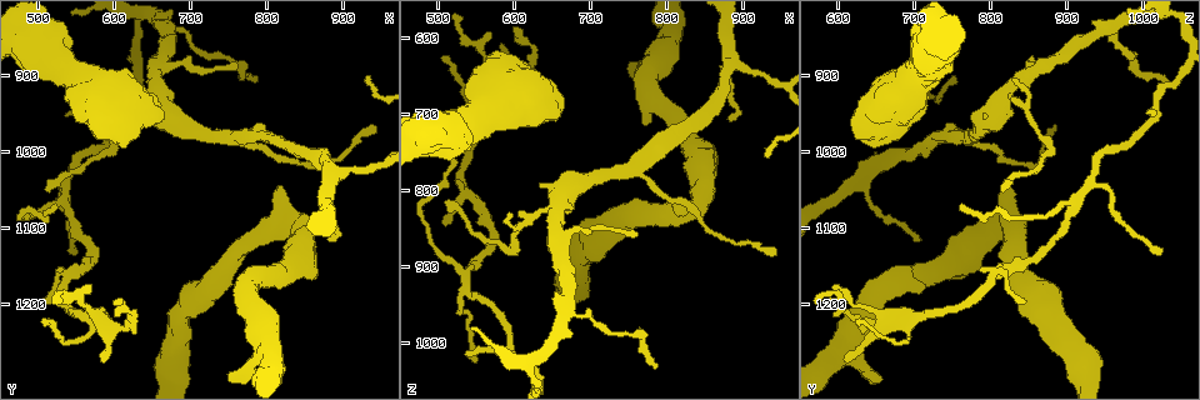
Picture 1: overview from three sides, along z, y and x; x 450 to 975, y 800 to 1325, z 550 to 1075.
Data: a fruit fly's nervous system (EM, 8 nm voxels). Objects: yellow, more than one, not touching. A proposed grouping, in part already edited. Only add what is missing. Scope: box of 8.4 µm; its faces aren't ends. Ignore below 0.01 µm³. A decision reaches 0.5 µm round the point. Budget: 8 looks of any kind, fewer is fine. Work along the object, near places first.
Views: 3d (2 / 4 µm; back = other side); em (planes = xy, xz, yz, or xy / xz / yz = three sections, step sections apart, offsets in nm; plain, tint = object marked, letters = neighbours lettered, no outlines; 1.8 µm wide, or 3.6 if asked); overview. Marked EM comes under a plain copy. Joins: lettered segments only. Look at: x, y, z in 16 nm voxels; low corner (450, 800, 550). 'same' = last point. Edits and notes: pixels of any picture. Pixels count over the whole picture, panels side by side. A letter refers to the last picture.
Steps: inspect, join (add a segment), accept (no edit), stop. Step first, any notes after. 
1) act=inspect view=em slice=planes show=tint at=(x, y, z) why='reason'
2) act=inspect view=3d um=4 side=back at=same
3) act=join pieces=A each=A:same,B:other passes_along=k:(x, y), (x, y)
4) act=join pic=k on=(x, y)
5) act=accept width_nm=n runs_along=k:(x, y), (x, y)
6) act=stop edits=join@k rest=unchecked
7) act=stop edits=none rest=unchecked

act=inspect view=3d um=2 at=(755, 1300, 640) why='an open end'

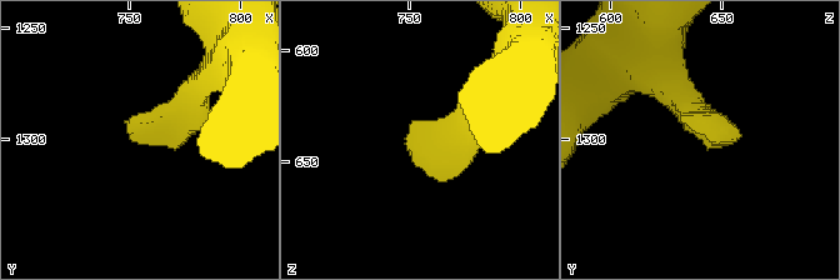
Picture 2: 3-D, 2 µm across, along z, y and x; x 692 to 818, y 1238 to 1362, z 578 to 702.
act=inspect view=em slice=xy step=16 show=letters at=(752, 1296, 642)

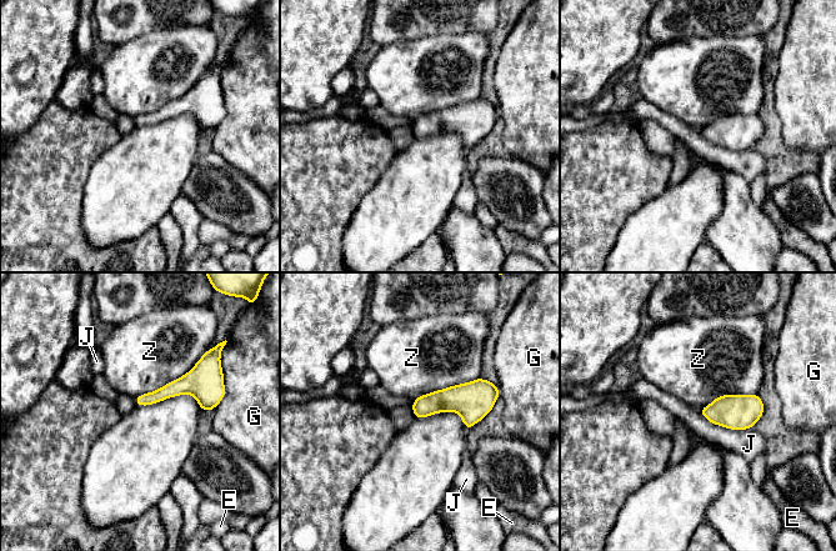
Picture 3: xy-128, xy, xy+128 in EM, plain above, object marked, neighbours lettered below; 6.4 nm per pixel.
act=accept longest_contact=Z:550nm each=E:other,G:other,J:other,Z:other border=3:(203, 355), (186, 372), (134, 399) found='no lettered segment goes on from it'

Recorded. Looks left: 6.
act=inspect view=em slice=planes show=letters at=(885, 1030, 635) why='four arms meet'

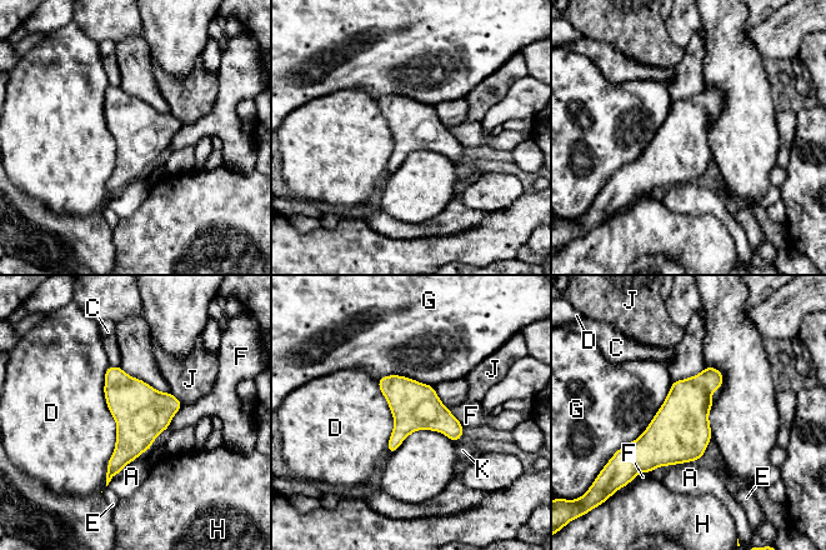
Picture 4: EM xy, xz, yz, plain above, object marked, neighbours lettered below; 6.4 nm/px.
act=accept each=A:other,C:other,D:other,E:other,F:other,G:other,H:other,J:other,K:other found='no lettered segment goes on from it'

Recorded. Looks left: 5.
act=inspect view=3d um=4 side=back at=(610, 995, 640) why='stops while still wide'

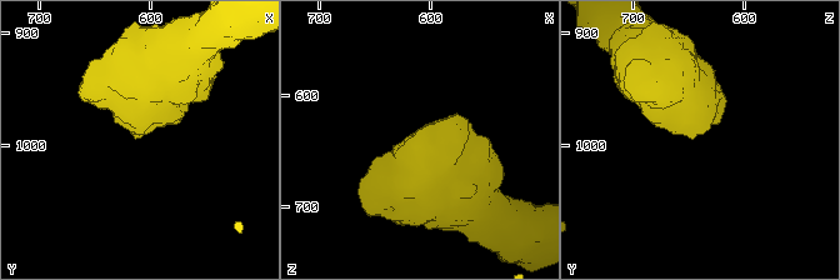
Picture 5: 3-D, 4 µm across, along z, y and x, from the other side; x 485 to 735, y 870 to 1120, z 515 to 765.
act=inspect view=em slice=planes show=letters at=(616, 994, 644) why='need the tissue'

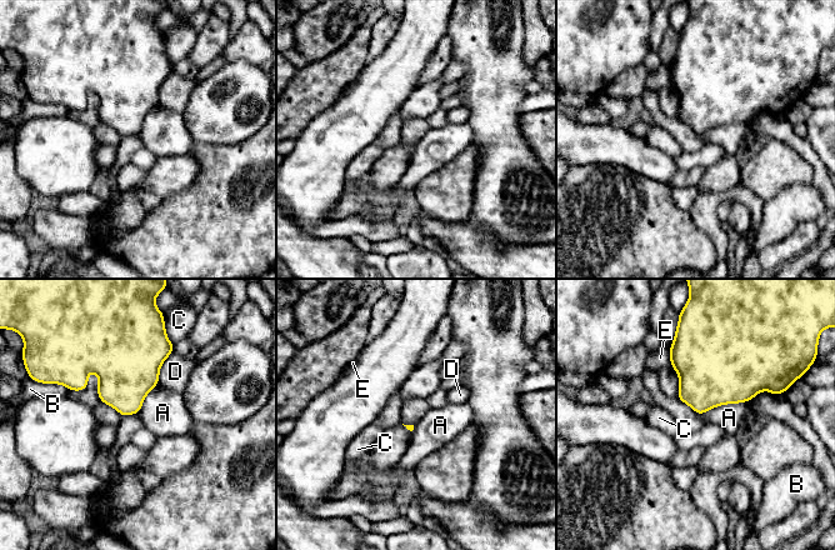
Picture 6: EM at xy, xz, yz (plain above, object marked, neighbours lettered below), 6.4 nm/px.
act=accept each=A:other,B:other,C:other,D:other,E:other found='no lettered segment goes on from it'

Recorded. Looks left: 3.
act=inspect view=em slice=xy step=16 show=letters at=(515, 1050, 815) why='thin end'

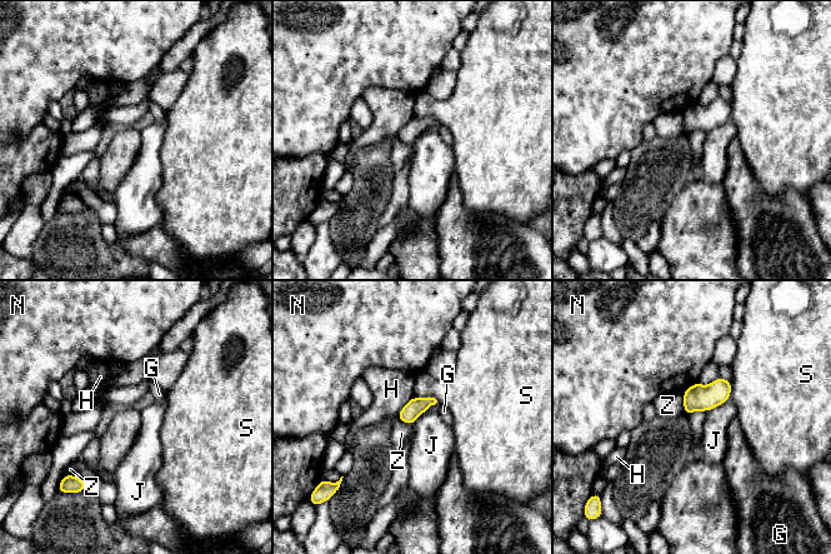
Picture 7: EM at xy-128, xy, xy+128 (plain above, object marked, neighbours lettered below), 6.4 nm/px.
act=accept each=G:other,H:other,J:other,N:other,S:other,Z:other border=7:(729, 398), (706, 412) found='none of them fits'

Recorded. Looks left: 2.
act=stop edits=none rest=unchecked

